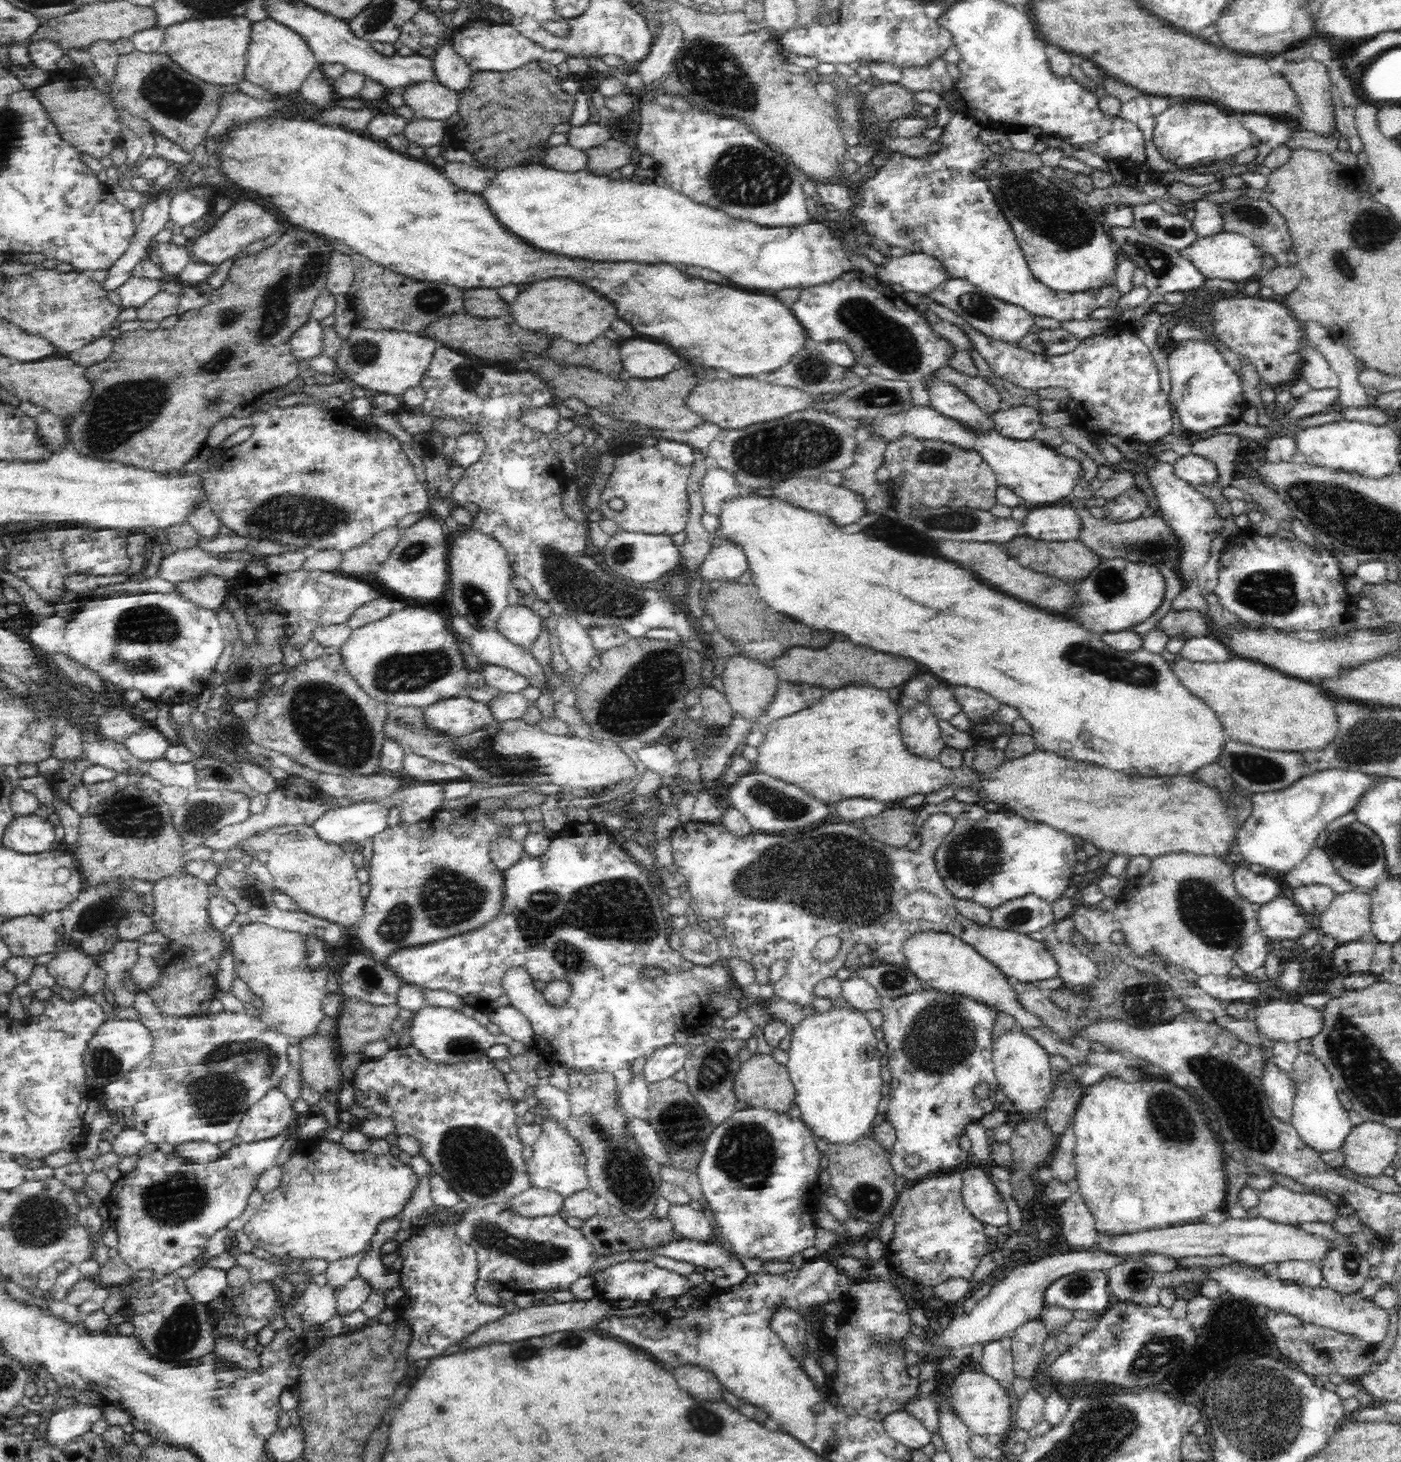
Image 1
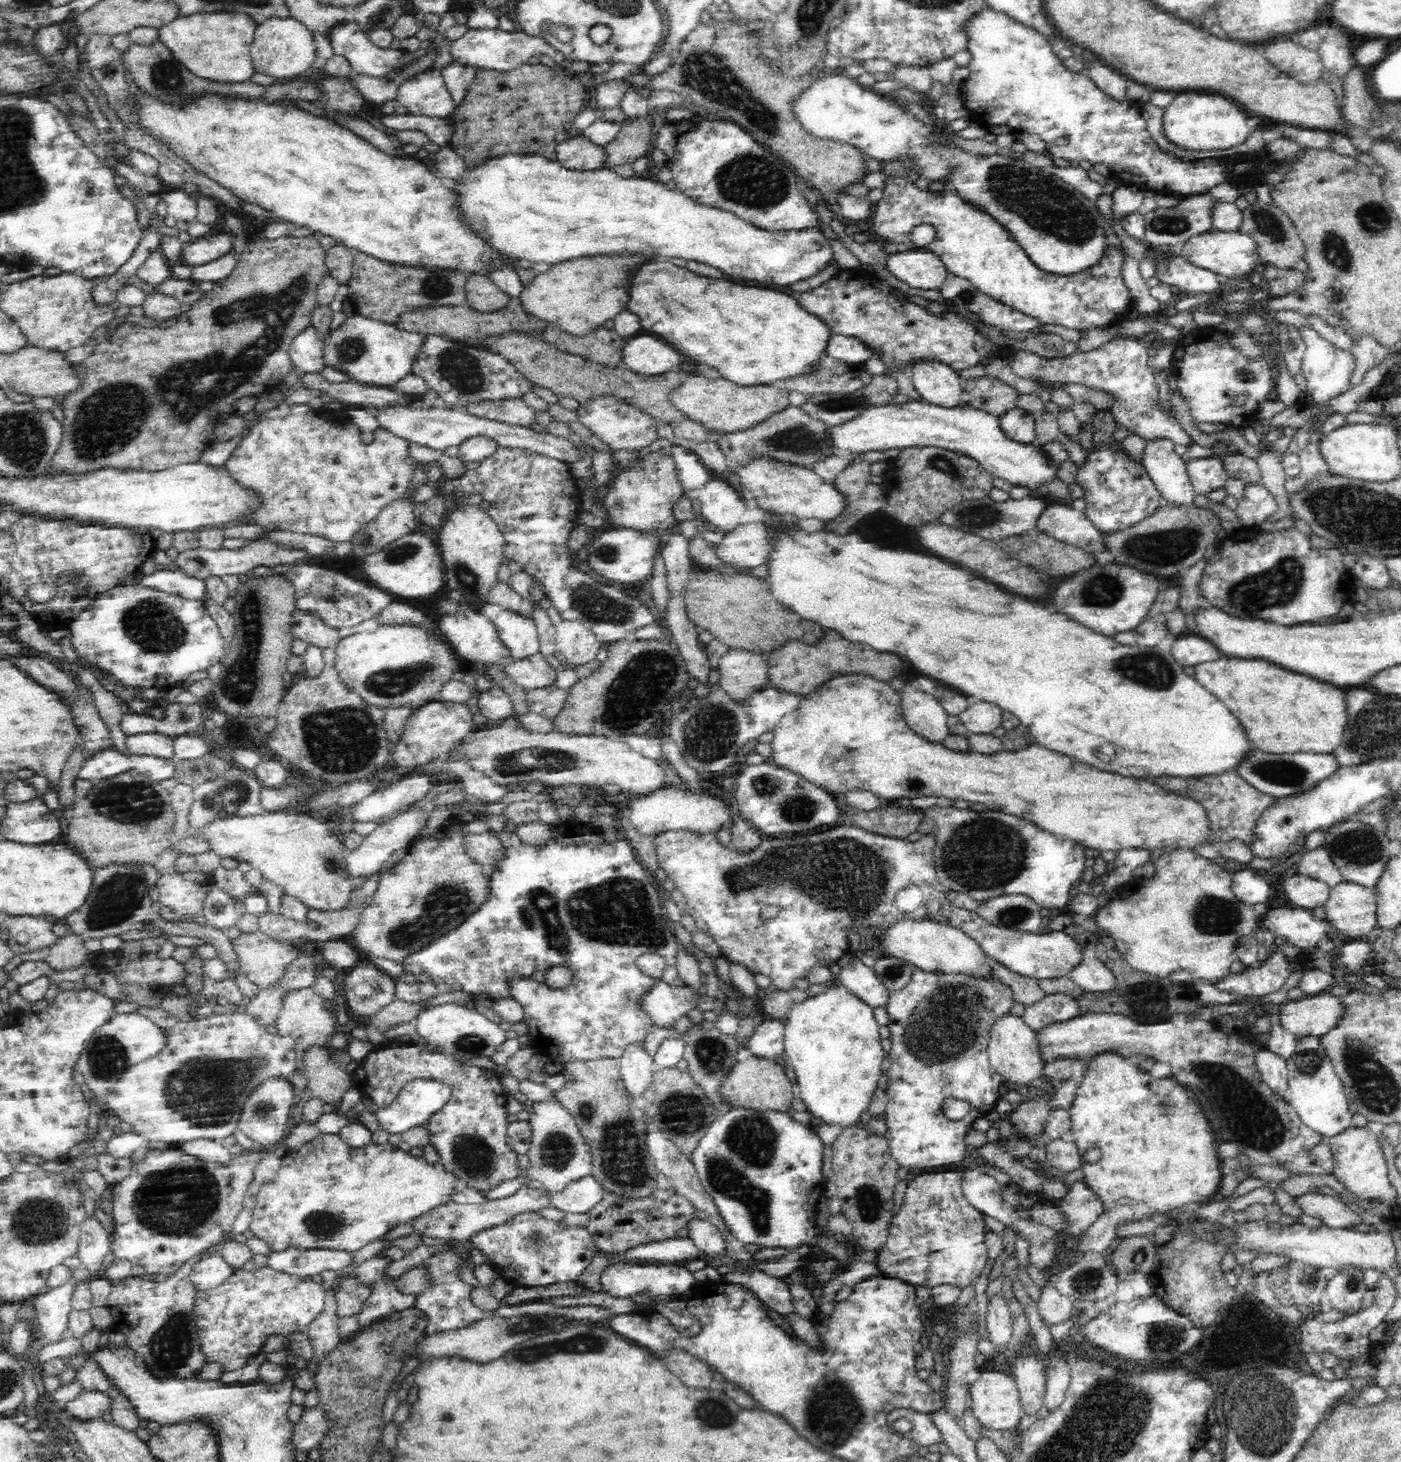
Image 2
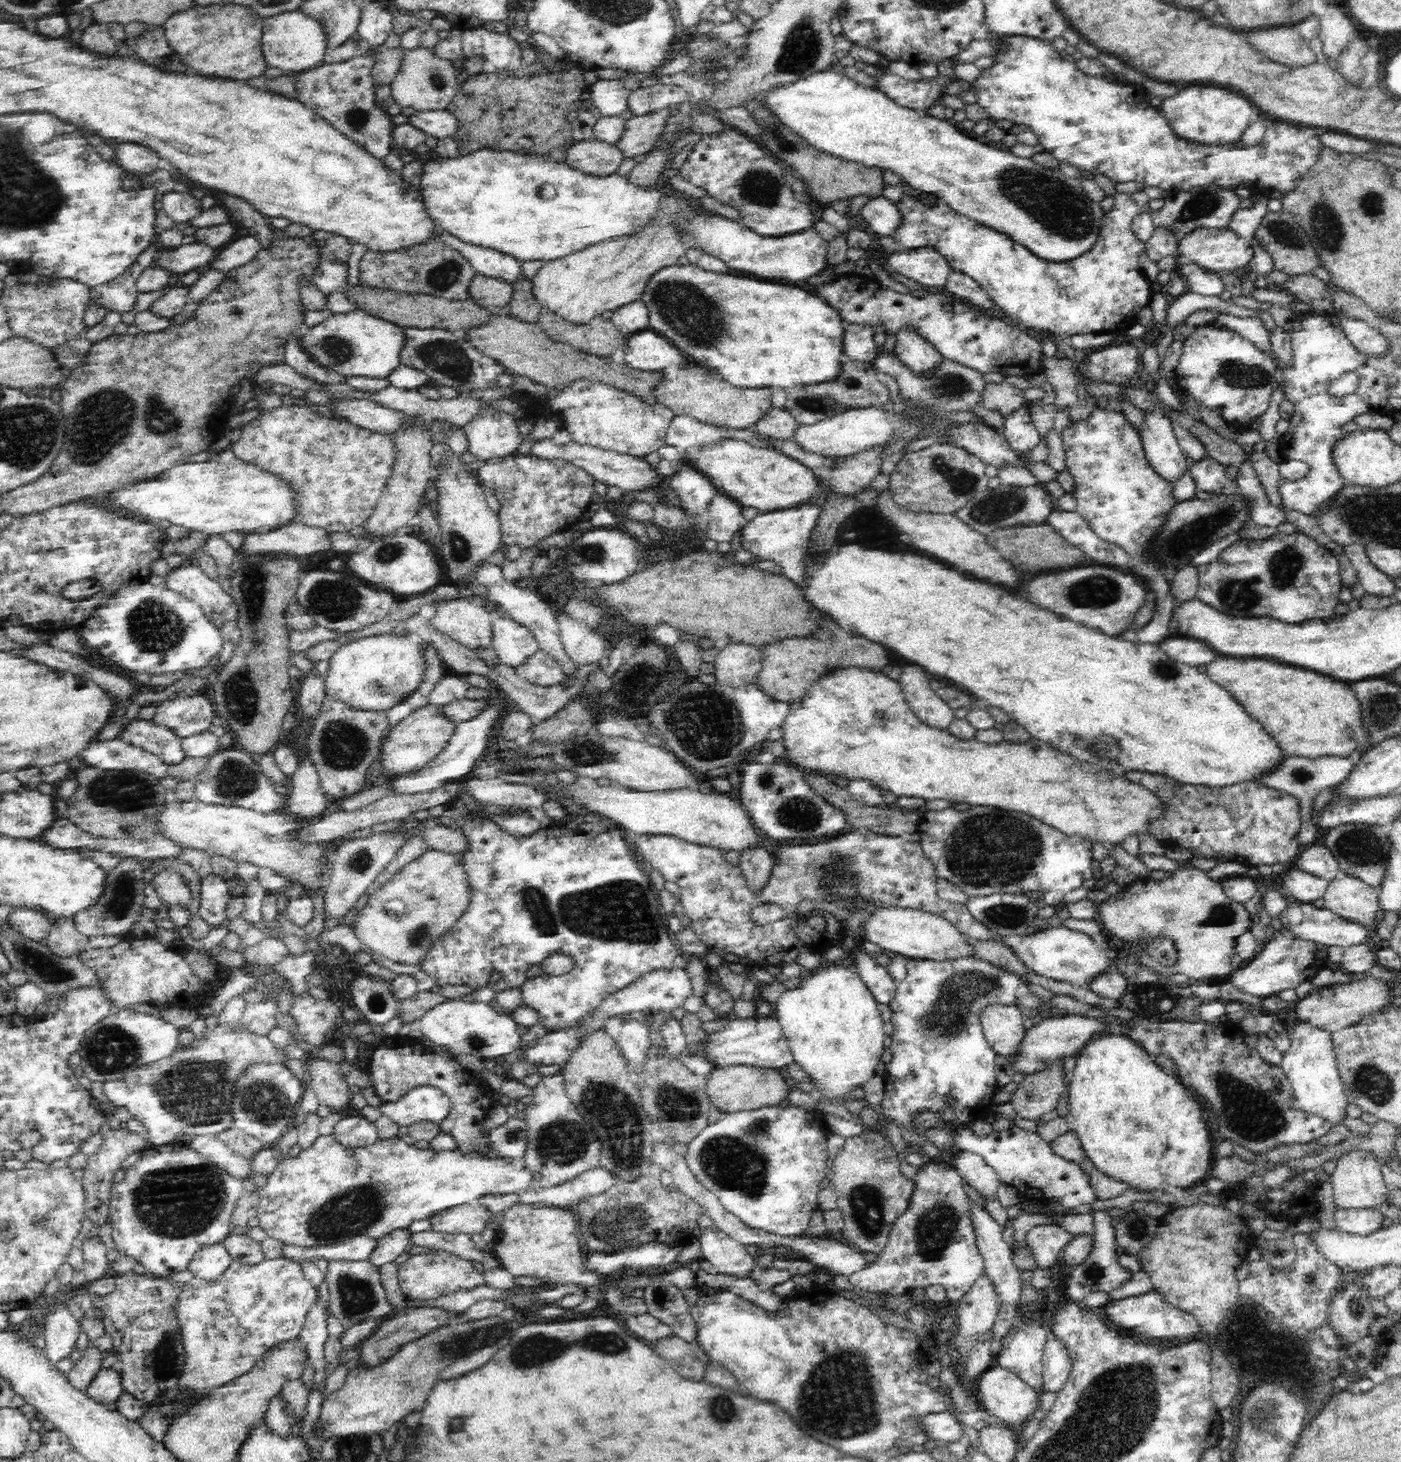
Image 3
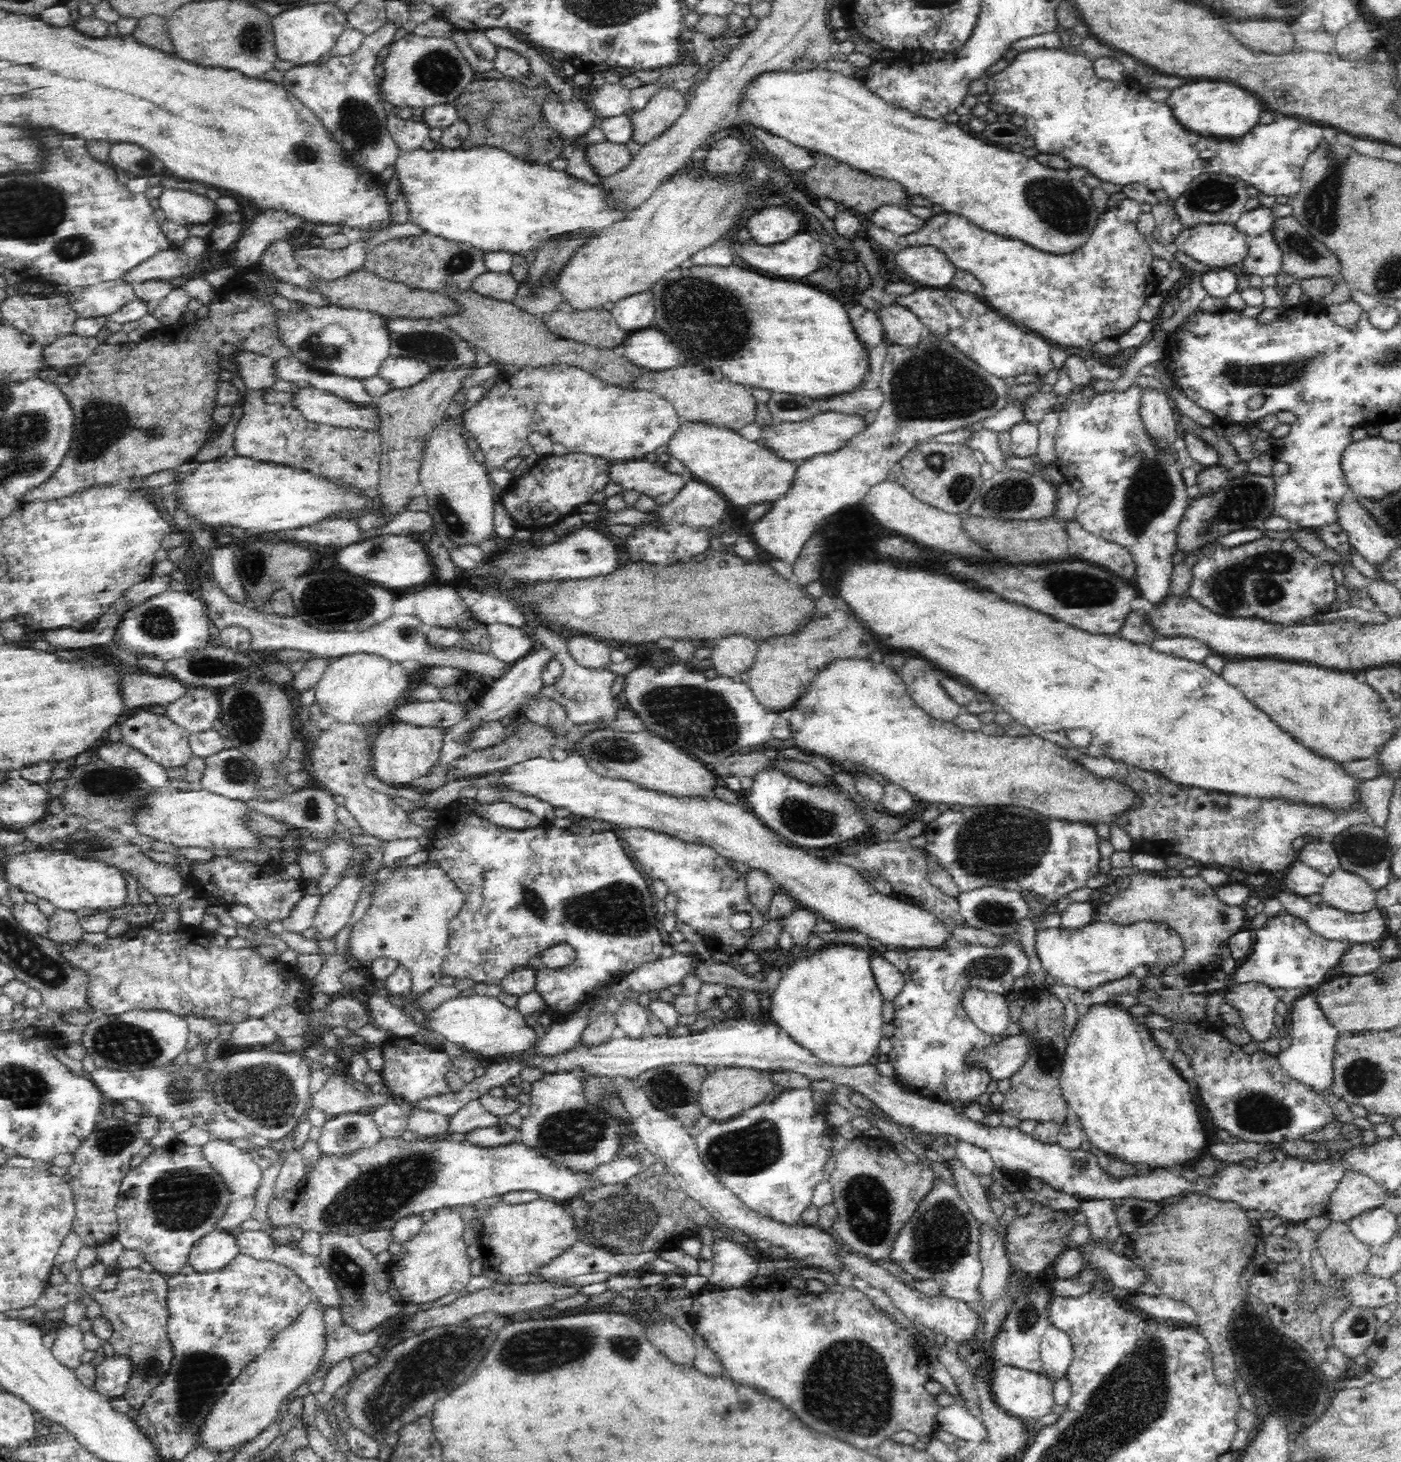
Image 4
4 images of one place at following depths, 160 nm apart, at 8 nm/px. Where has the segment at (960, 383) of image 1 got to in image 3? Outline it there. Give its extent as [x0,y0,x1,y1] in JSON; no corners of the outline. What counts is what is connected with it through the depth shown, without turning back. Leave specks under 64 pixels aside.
[984,383,1028,417]

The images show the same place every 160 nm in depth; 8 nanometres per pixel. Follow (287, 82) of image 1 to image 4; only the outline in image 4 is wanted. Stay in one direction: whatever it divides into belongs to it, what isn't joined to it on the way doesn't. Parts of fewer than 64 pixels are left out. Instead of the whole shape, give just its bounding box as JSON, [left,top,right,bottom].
[272,2,348,65]

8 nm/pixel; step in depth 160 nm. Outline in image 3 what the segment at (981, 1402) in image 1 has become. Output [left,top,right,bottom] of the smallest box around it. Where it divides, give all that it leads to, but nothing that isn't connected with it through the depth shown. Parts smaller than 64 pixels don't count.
[977,1366,1043,1428]

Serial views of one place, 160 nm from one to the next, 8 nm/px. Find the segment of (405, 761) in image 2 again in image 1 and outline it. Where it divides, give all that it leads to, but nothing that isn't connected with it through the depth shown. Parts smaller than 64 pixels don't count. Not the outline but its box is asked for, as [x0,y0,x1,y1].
[423,696,493,738]

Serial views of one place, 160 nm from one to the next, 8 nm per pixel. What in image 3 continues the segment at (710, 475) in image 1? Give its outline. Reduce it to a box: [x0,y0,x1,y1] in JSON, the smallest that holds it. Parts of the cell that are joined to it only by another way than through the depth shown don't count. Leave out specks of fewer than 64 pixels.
[707,492,746,542]

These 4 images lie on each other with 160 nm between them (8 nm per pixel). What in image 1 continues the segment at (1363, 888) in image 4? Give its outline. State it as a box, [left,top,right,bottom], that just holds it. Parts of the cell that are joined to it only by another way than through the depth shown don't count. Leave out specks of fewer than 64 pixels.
[1320,889,1371,945]

